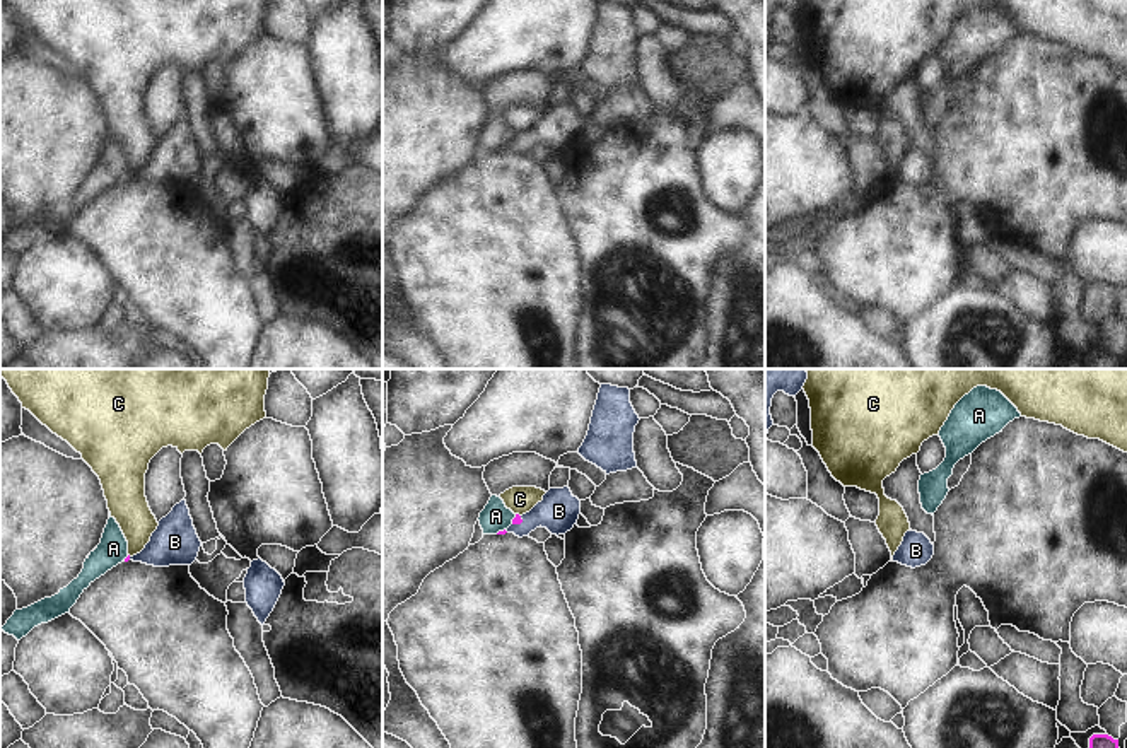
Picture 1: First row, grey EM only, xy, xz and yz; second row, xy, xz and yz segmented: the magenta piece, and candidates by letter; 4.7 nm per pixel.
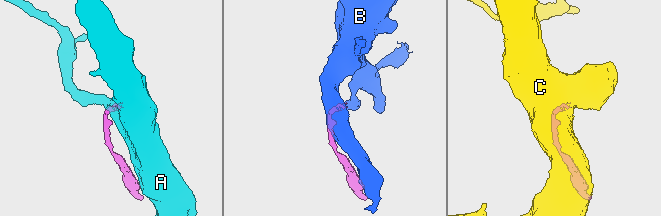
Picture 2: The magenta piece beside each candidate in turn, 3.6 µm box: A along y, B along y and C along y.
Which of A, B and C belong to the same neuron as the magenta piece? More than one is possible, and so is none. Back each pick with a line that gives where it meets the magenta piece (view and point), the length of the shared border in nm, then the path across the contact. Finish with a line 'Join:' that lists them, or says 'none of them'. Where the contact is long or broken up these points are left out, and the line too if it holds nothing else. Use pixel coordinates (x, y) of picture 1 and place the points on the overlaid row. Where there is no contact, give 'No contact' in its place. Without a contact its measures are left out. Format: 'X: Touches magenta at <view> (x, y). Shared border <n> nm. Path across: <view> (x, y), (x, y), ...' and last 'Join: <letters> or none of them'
B: Touches magenta at xz (519, 523). Shared border 60 nm. Path across: xz (516, 520), (519, 523), (559, 511)
Join: B

